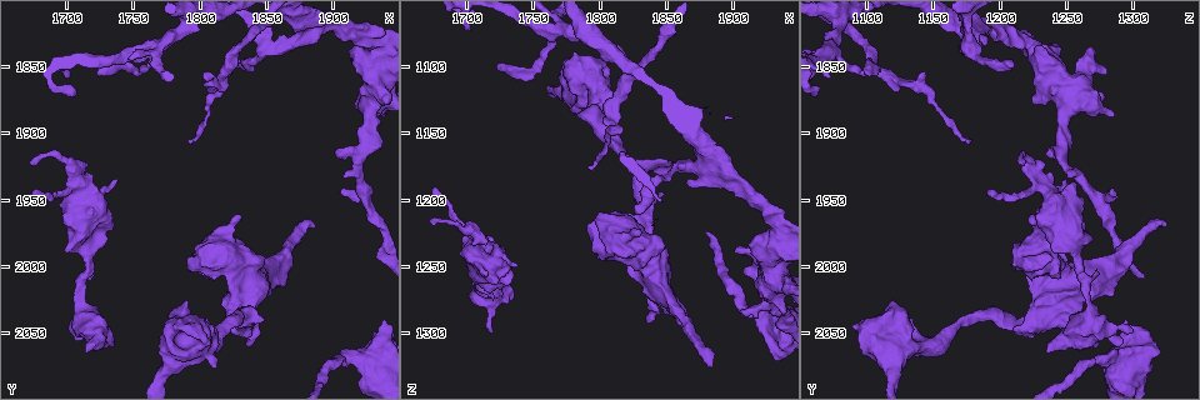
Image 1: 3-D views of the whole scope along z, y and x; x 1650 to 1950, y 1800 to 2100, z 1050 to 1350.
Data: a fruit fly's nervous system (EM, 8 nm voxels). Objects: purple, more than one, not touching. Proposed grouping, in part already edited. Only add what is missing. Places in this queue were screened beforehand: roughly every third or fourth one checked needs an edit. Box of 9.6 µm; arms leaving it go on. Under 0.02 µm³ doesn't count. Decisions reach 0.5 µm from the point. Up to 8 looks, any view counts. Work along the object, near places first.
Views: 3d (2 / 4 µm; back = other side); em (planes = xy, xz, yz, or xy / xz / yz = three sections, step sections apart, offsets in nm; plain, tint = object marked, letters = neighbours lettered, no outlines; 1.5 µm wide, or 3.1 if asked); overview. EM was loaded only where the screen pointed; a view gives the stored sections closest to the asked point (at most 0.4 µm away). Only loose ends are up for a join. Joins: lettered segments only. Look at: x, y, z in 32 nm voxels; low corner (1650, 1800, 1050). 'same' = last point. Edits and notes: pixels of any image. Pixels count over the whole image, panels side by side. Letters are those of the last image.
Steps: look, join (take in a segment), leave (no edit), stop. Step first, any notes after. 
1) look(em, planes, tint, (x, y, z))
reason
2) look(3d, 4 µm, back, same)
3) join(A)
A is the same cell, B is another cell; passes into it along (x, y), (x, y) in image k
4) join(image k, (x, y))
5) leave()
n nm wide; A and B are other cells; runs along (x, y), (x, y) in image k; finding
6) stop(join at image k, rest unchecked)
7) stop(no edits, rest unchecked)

look(em, planes, letters, (1716, 2064, 1236))
an open end

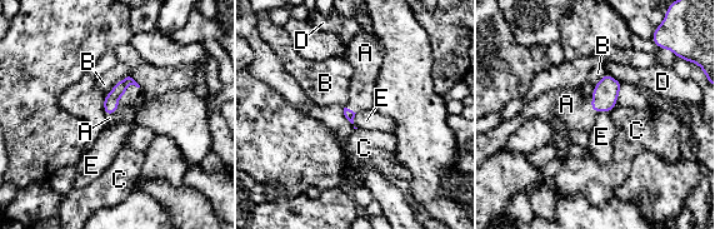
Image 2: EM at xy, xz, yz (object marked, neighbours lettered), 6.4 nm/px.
join(A)
A is the same cell, B, C, D and E are other cells; passes into it along (349, 114), (349, 109), (363, 85) in image 2; the cell continues

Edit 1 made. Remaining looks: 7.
look(overview)
see it whole again

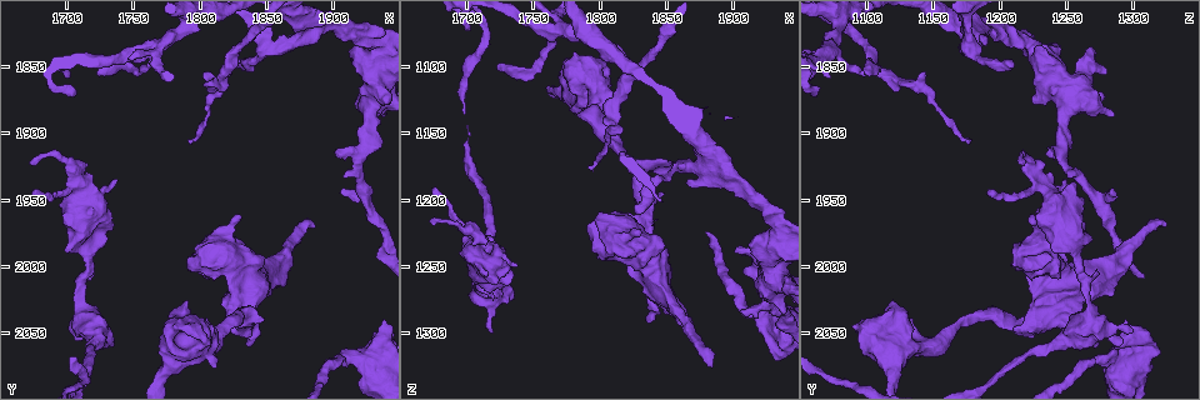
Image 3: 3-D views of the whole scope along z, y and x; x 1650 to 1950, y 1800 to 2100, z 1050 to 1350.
look(3d, 4 µm, (1674, 1922, 1214))

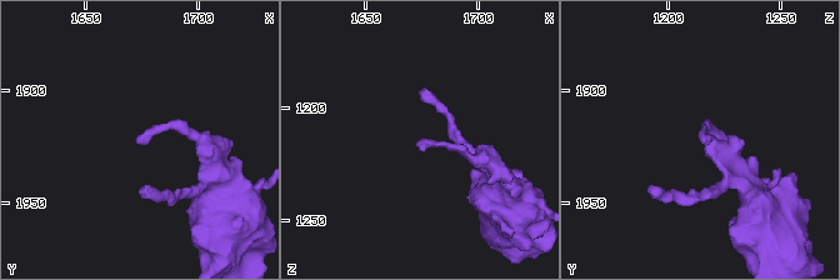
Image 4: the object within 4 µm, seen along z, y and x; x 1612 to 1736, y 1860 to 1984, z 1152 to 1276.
look(em, xy, step 8, letters, (1671, 1921, 1217))
need the tissue

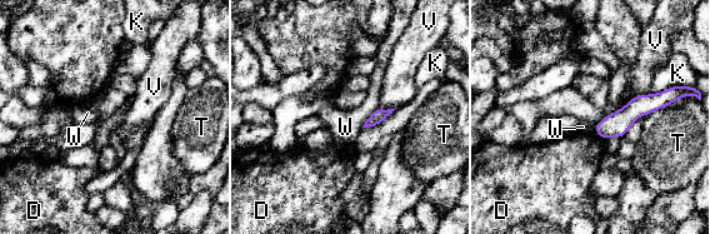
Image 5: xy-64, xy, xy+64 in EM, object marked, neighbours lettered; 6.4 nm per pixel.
leave()
D, K, T, V and W are other cells; border along (630, 99), (595, 125) in image 5; no lettered segment goes on from it

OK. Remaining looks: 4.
look(em, planes, letters, (1884, 1972, 1322))
free end

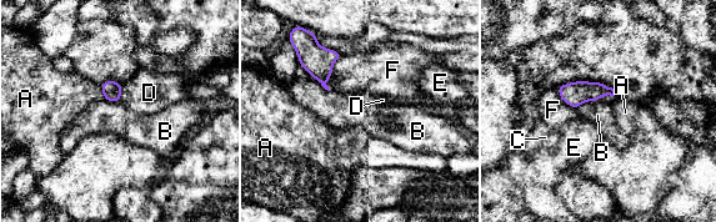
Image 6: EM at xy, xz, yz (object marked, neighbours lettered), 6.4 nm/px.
join(D)
F touches over 240 nm; D is the same cell, A, B, C, E and F are other cells; the cell continues

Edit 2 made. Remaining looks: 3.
stop(join at image 2, join at image 6, rest unchecked)

